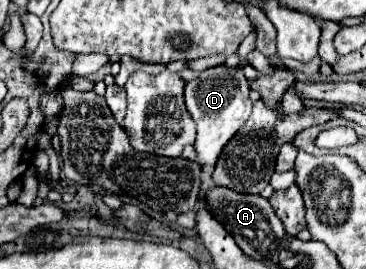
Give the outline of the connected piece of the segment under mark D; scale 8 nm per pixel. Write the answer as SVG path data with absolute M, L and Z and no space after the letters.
M212 67L200 73L196 81L186 83L184 87L184 103L190 113L190 117L196 121L196 141L194 149L198 155L200 165L216 165L216 159L220 151L224 149L224 143L236 135L236 131L246 123L252 111L252 101L248 97L250 85L238 67Z

